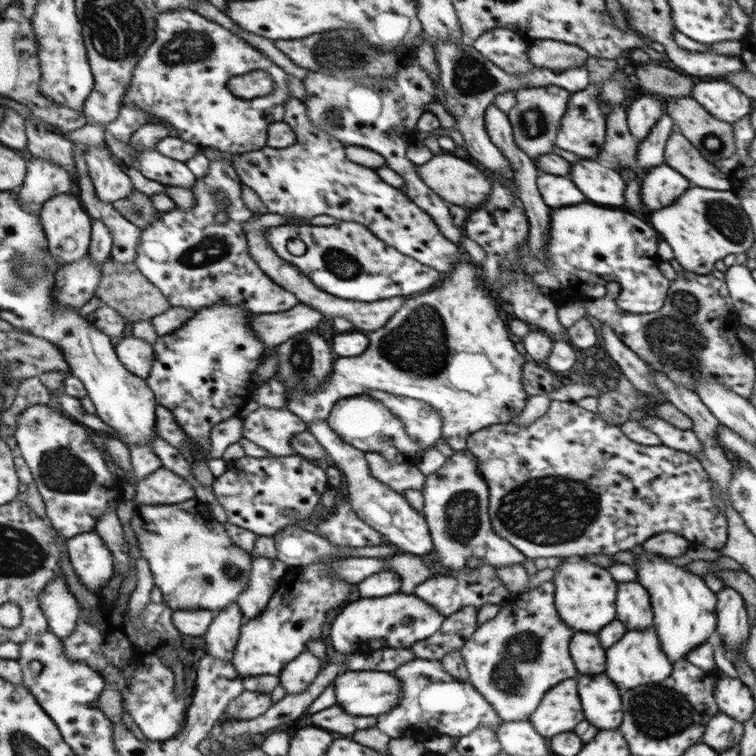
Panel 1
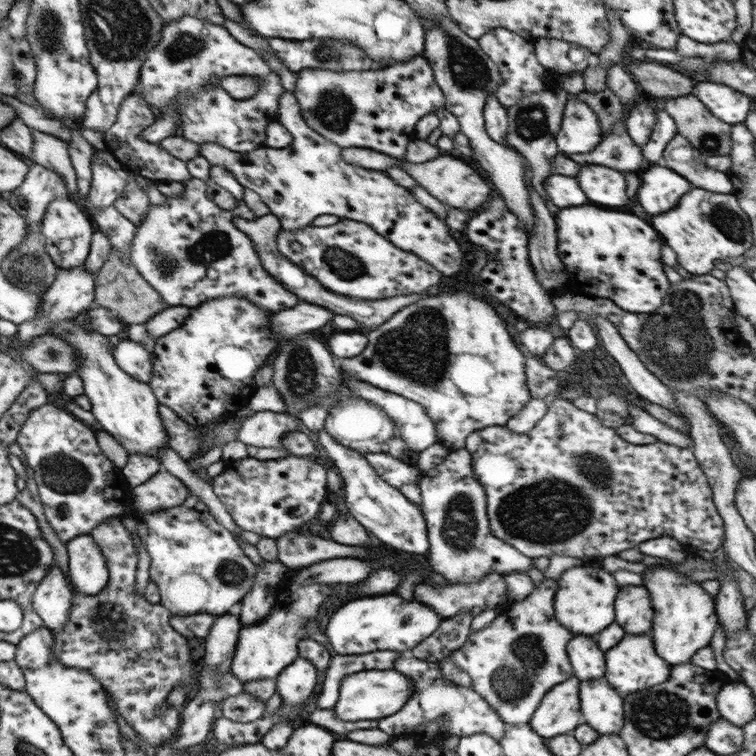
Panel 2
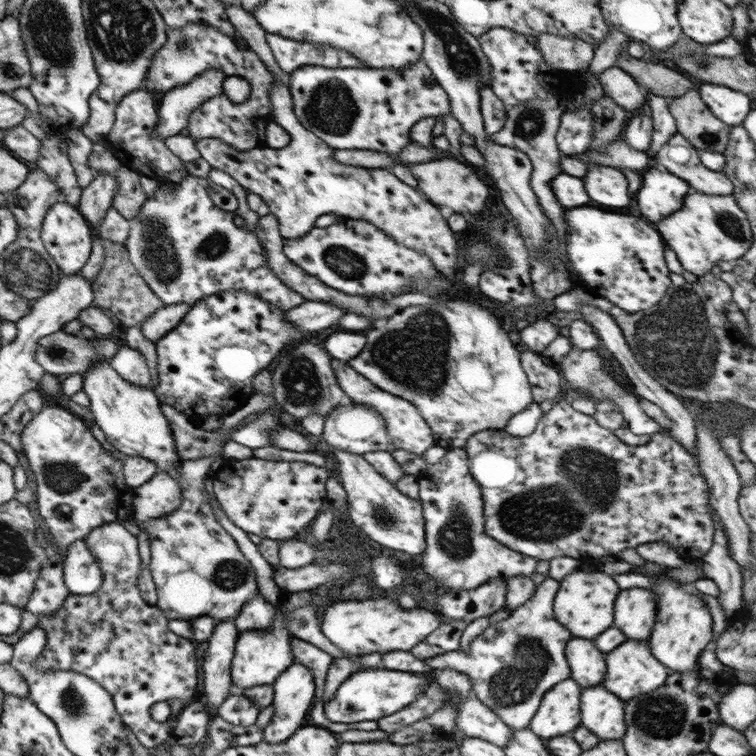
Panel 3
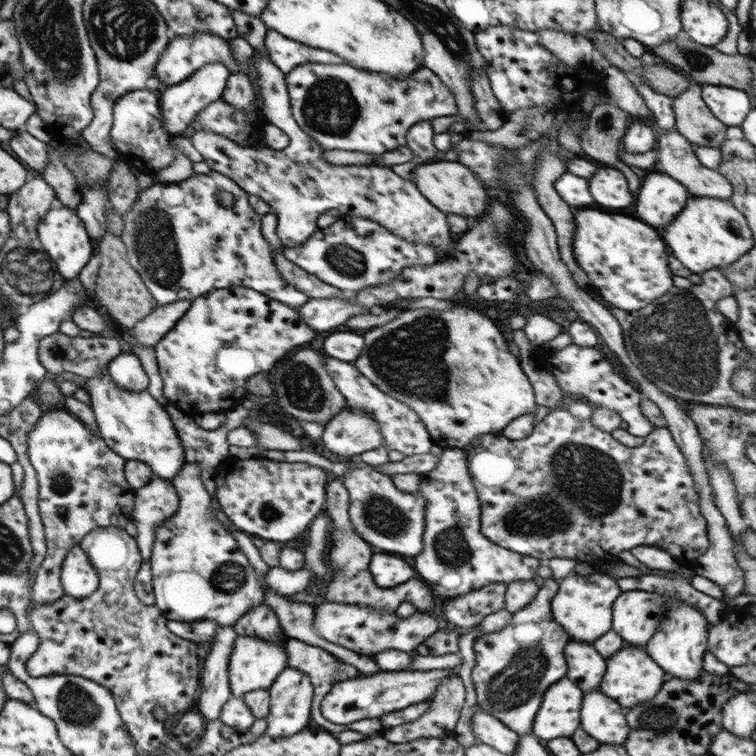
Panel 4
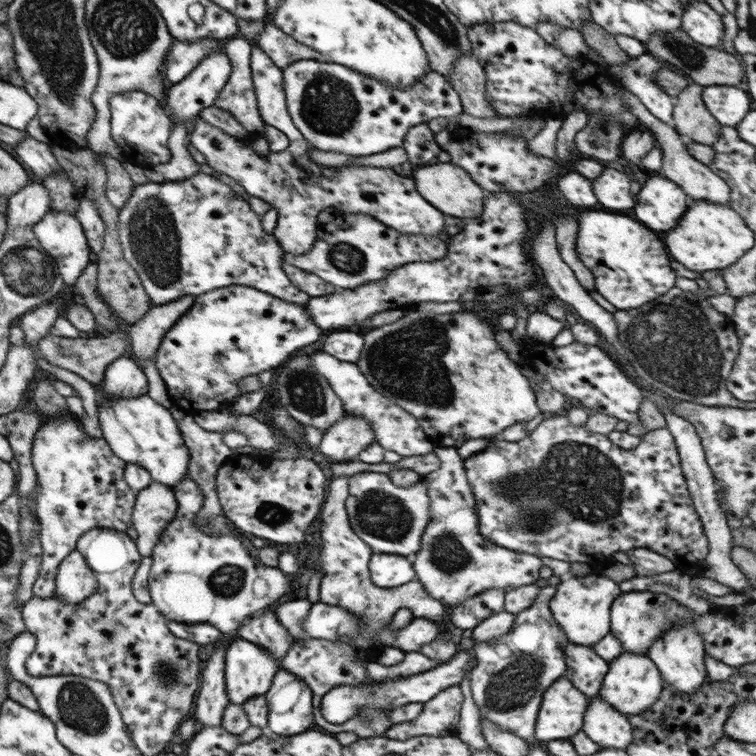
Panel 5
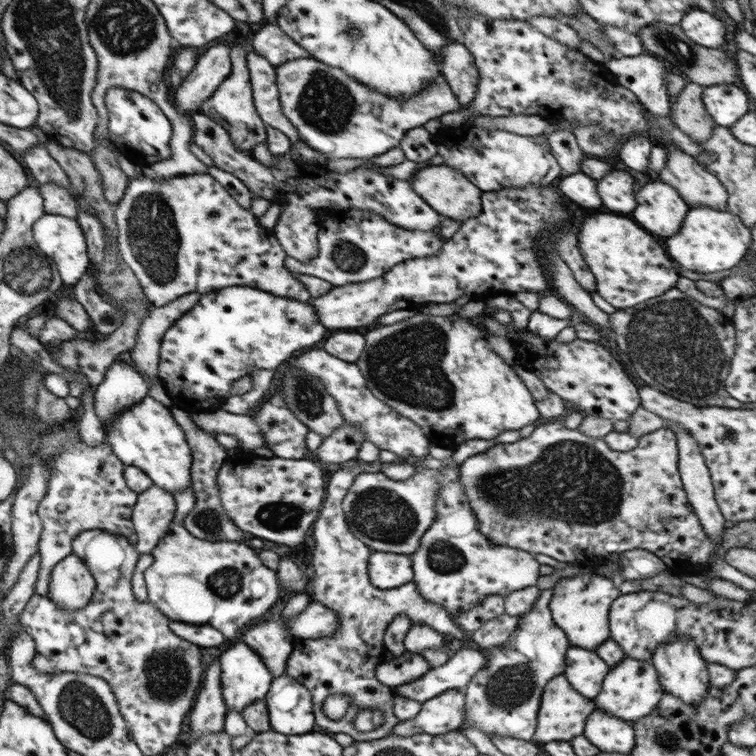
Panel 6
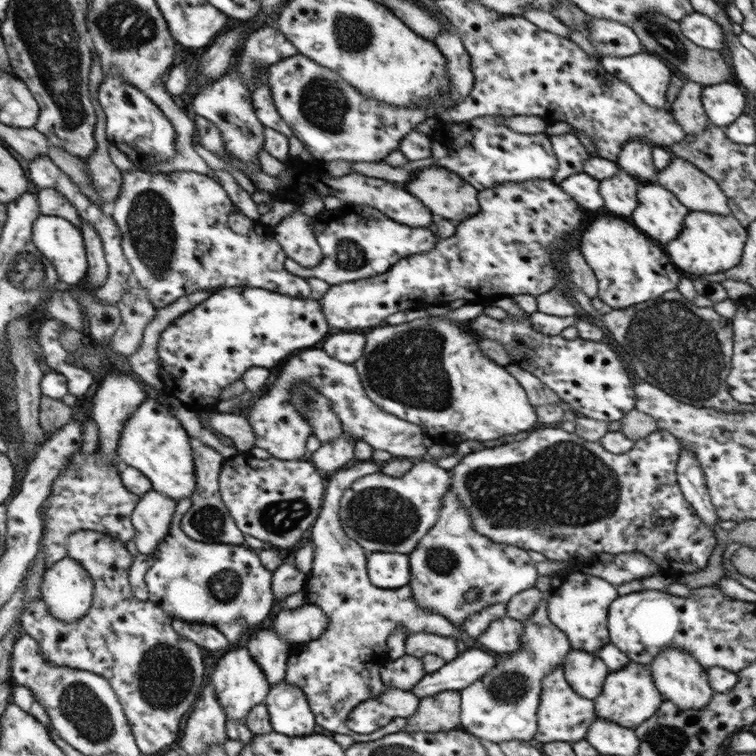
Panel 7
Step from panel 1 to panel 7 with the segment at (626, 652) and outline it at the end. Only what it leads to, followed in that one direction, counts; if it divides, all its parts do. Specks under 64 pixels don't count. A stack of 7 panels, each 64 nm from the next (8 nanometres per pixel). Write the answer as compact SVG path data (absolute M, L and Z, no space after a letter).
M629 661L620 670L607 674L601 693L592 702L595 718L613 721L619 726L633 729L653 716L662 700L660 693L655 689L650 666Z

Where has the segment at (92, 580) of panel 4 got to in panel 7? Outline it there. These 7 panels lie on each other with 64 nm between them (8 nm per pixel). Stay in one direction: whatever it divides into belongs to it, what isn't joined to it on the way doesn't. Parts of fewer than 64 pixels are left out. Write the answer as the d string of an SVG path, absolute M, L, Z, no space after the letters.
M65 557L46 567L40 583L41 600L45 601L47 610L59 621L71 623L83 617L91 604L93 581L87 571L77 561Z

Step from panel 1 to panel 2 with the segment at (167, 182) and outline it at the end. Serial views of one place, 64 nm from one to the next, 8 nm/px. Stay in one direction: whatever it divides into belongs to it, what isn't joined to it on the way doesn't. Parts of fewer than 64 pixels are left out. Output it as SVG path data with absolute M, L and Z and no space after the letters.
M129 94L119 104L115 122L102 133L107 150L120 162L123 170L131 170L150 181L187 182L191 176L185 167L185 161L165 152L158 143L143 141L142 132L145 127L153 124L156 112L150 109L145 100L137 94Z

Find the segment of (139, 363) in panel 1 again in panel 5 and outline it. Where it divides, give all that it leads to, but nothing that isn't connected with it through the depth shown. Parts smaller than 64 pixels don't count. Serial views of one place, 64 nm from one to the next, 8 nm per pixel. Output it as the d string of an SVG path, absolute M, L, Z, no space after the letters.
M127 353L105 367L103 380L97 387L107 399L125 399L146 394L148 382L139 362Z

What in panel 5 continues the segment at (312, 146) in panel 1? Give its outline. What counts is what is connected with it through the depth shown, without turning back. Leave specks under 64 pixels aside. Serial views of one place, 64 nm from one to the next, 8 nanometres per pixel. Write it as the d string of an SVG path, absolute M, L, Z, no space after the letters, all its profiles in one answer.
M255 44L250 50L249 68L260 119L263 124L274 126L288 138L287 148L279 152L268 151L264 156L256 155L246 147L247 143L237 142L227 132L203 122L198 115L193 118L195 125L188 142L203 154L207 166L233 178L249 197L257 197L277 211L276 226L271 236L279 243L283 253L300 256L309 251L315 244L319 212L329 206L341 210L341 213L369 216L404 236L441 236L444 215L416 192L410 175L398 175L387 168L353 165L335 168L313 162L309 157L309 143L303 140L303 135L287 113L281 69Z

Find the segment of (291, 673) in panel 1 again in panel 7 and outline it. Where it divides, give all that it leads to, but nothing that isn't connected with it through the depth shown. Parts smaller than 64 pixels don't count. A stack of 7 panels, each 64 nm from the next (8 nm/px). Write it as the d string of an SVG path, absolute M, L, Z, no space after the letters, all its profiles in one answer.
M283 681L269 688L262 703L272 731L284 736L313 734L315 722L305 694Z

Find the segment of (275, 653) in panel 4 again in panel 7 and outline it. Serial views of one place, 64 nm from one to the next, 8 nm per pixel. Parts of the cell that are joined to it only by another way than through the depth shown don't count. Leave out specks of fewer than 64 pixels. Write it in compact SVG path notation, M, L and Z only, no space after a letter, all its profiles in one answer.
M236 647L226 651L215 664L209 680L212 681L212 686L215 688L218 704L224 711L226 720L236 722L243 722L247 712L250 712L257 704L263 703L270 688L265 674L260 671L245 647Z

